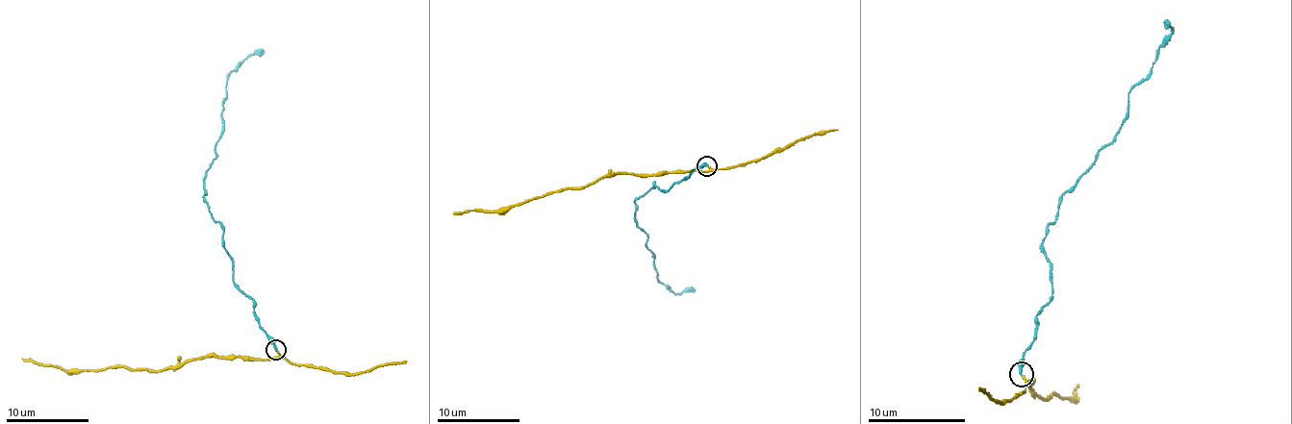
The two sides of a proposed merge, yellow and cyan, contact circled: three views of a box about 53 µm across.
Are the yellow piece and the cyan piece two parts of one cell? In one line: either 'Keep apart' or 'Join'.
Join

